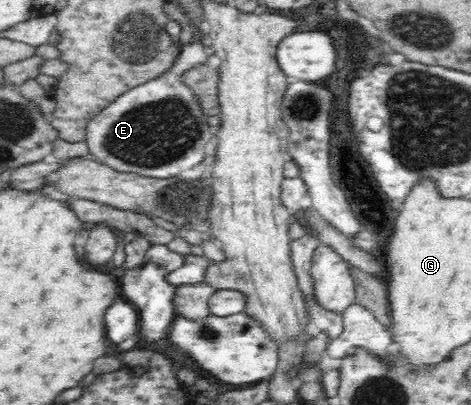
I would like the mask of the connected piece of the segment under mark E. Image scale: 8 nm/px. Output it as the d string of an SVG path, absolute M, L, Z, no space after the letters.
M201 40L180 46L177 59L167 73L121 93L110 102L108 108L104 108L102 112L96 113L94 118L89 119L86 122L88 126L85 129L85 141L92 158L118 172L157 179L176 178L184 170L190 170L197 164L201 164L206 157L206 144L213 134L210 133L207 123L208 116L203 113L199 100L182 76L195 66L204 64L210 52Z

